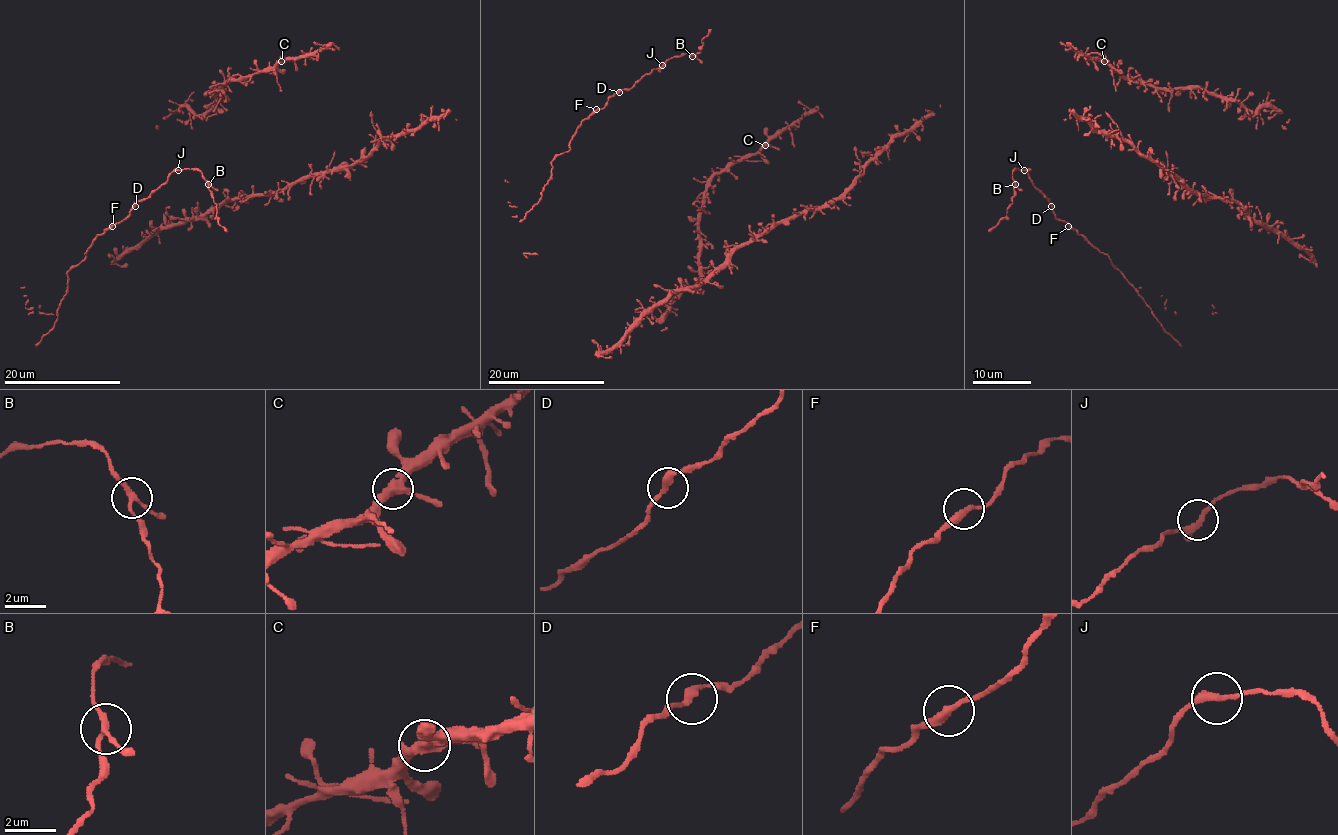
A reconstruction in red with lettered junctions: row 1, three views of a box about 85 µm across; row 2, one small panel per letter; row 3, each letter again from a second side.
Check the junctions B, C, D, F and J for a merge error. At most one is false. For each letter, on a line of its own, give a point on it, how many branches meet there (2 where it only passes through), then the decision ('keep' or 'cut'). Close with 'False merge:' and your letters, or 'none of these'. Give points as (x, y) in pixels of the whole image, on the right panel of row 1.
B: at (1015, 184); 3 branches meet; keep
C: at (1104, 61); 3 branches meet; keep
D: at (1051, 206); 2 branches meet; keep
F: at (1068, 226); 2 branches meet; keep
J: at (1024, 170); 3 branches meet; keep
False merge: none of these

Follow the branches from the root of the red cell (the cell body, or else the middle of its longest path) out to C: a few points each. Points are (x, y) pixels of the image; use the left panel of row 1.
C: (216, 100), (214, 88), (230, 80), (245, 80), (254, 74), (271, 71), (282, 61)

